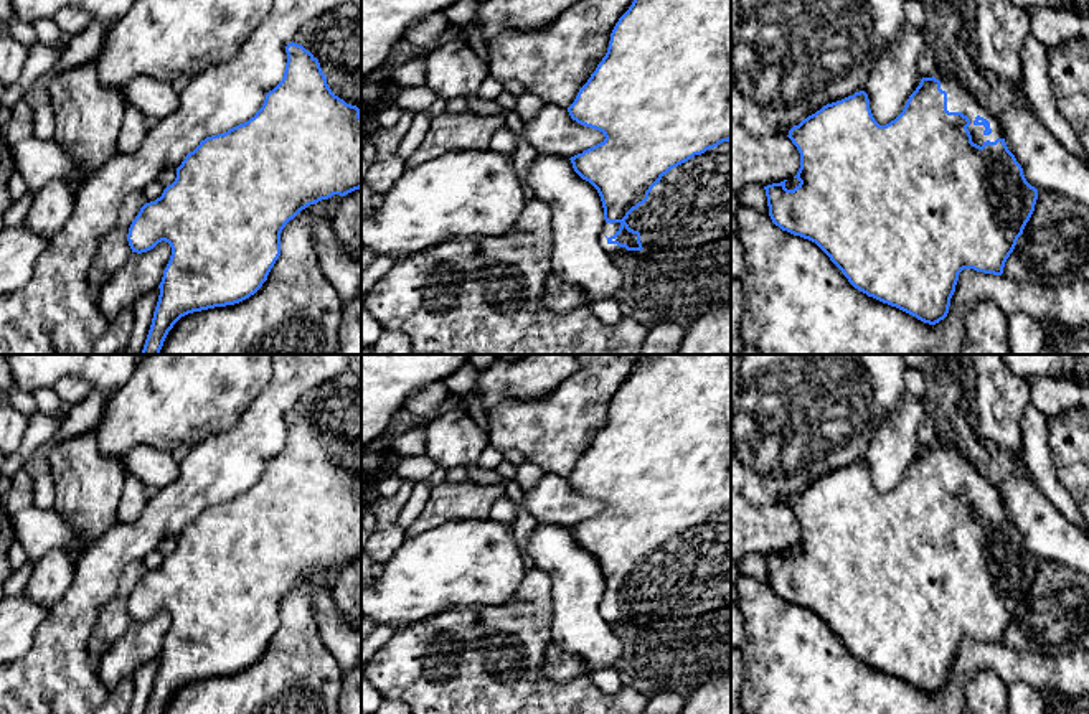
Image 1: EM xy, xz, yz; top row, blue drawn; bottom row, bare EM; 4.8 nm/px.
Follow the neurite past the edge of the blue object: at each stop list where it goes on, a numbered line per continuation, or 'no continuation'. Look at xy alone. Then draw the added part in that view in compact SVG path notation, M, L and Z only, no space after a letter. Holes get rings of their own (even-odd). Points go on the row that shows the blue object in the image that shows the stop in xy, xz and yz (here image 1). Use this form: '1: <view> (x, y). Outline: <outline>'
no continuation

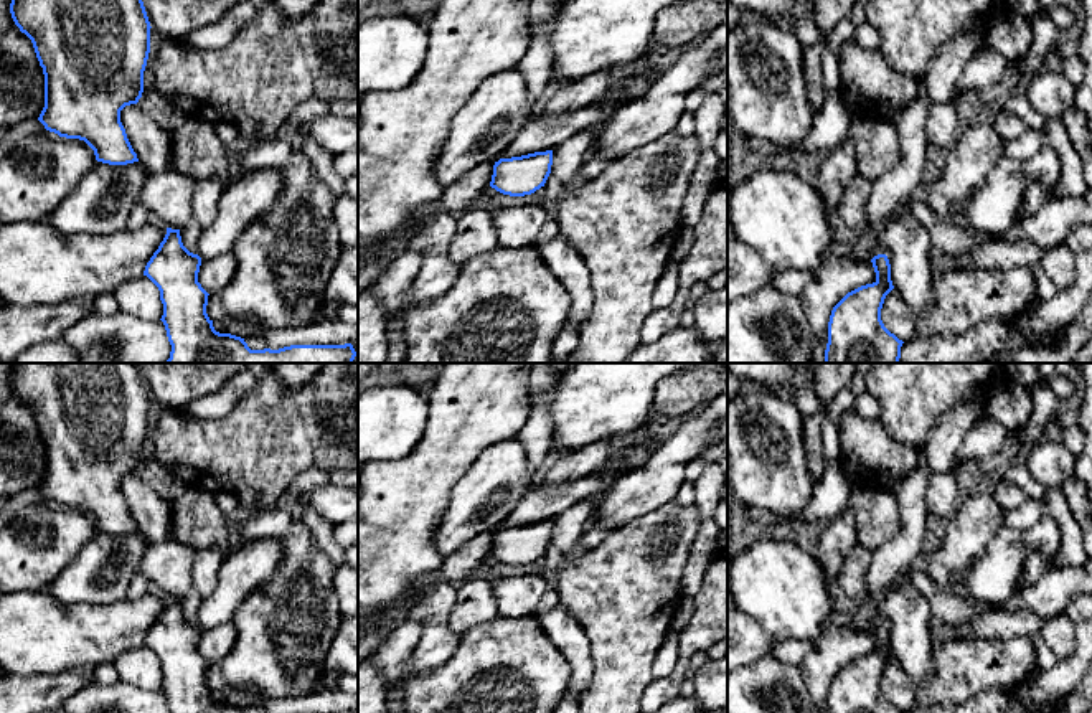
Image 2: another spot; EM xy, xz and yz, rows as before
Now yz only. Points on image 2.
no continuation

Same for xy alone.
no continuation

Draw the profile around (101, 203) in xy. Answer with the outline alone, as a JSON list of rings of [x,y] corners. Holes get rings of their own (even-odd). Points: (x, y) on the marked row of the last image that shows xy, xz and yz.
[[[97,162],[46,221],[64,234],[112,234],[125,228],[147,175],[140,162]]]

